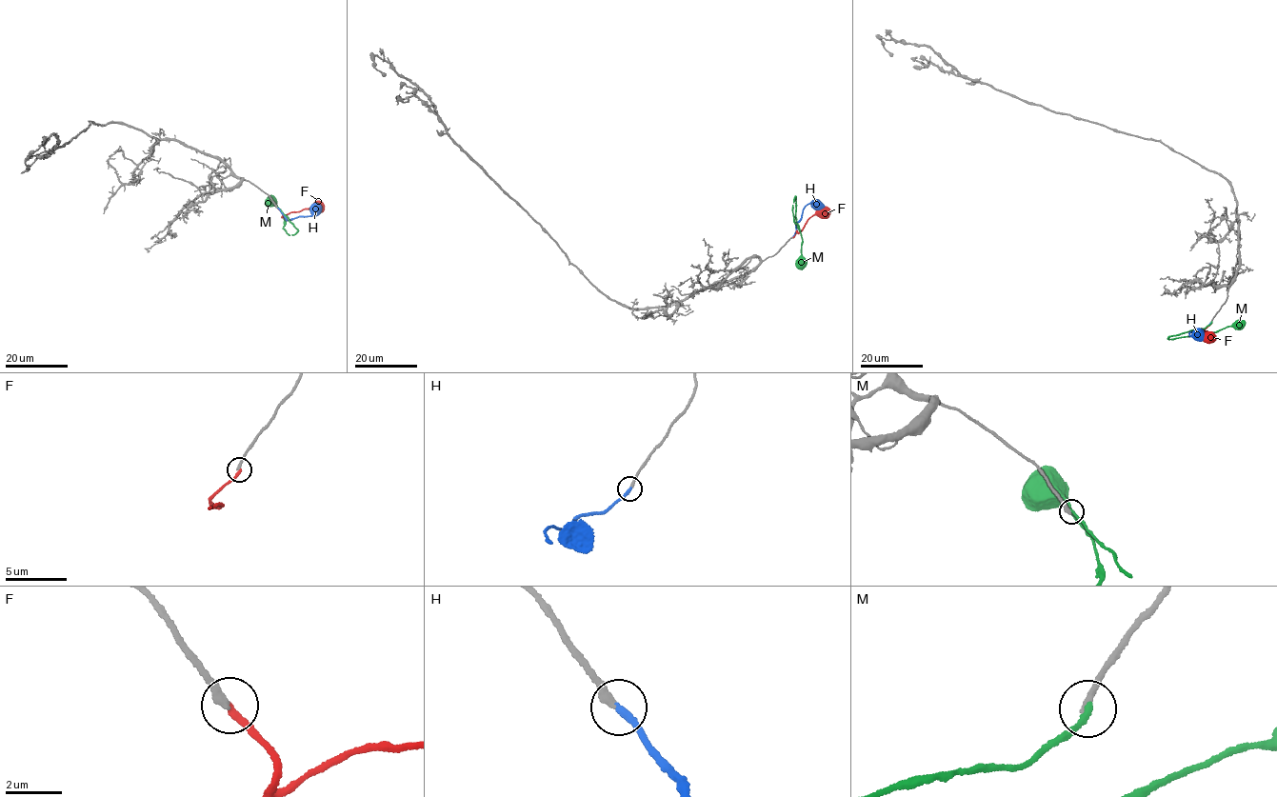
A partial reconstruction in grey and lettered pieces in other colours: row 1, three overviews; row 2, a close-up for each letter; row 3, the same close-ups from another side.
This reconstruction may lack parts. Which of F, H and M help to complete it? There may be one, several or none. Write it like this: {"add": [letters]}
{"add": ["F"]}

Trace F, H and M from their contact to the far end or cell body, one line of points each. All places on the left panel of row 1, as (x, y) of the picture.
F: (277, 208), (284, 217), (306, 209), (314, 211), (324, 207)
H: (277, 208), (291, 220), (316, 213), (318, 206)
M: (277, 207), (298, 229), (296, 233), (286, 232), (282, 228), (283, 213), (274, 203), (272, 206), (267, 200)

